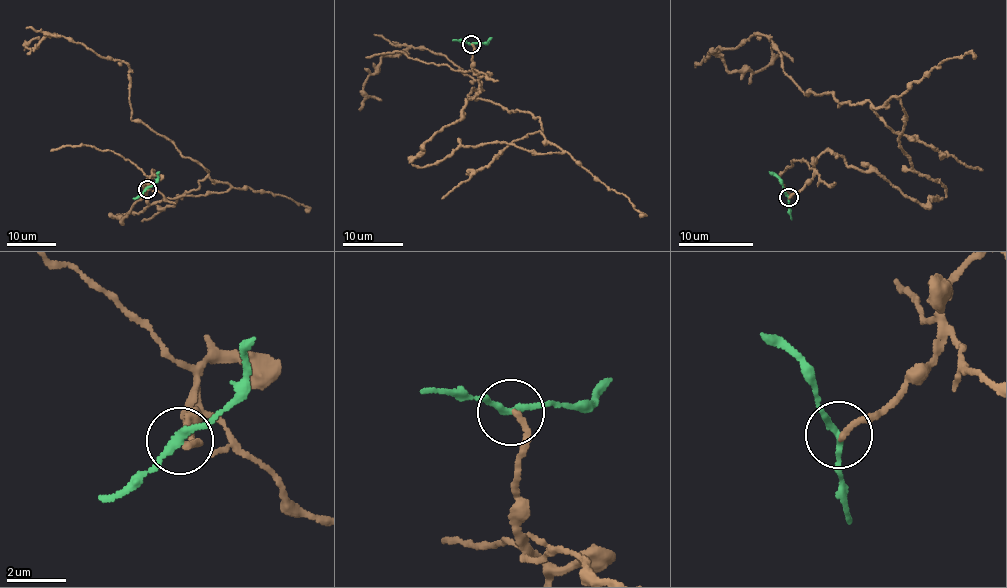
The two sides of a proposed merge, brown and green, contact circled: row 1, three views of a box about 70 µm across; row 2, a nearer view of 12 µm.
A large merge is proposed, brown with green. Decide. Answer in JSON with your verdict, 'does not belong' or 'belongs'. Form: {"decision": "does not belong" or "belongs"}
{"decision": "does not belong"}

